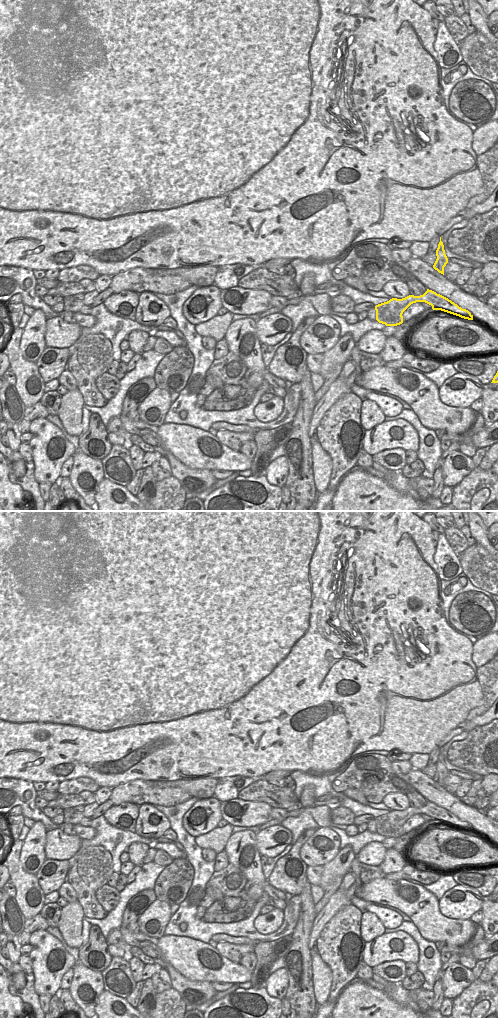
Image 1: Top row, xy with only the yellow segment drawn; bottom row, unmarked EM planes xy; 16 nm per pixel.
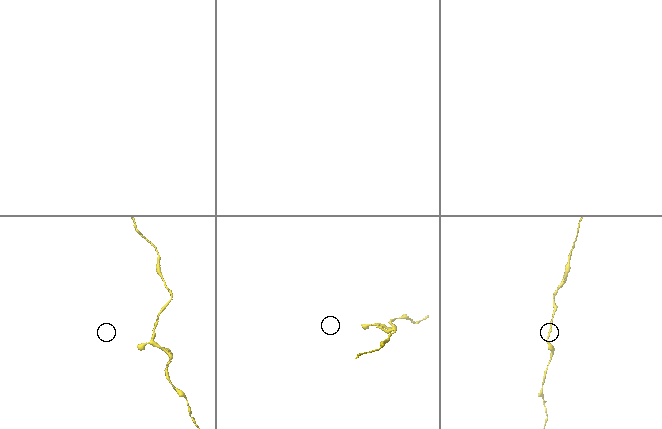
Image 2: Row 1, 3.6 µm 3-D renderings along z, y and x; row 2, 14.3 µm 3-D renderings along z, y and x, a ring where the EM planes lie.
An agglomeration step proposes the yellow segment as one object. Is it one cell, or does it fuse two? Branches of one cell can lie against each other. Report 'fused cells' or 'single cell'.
single cell

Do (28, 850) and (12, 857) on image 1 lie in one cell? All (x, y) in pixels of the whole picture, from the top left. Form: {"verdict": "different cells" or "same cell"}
{"verdict": "different cells"}

